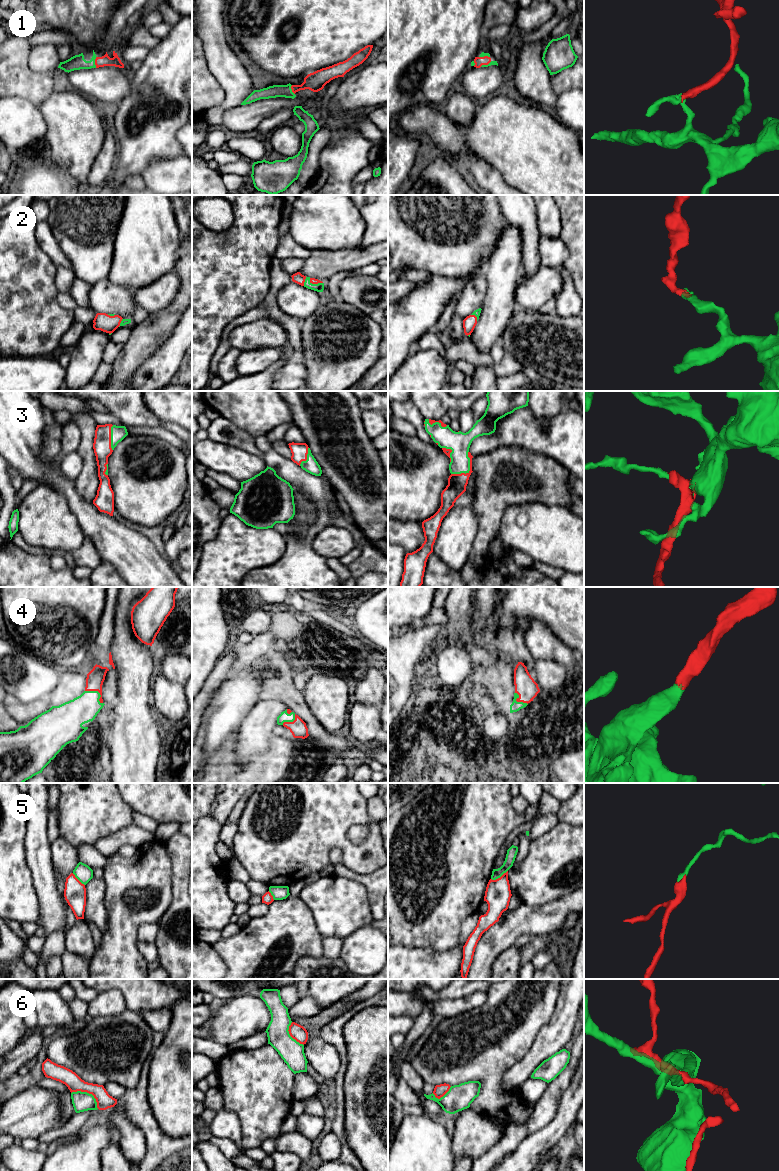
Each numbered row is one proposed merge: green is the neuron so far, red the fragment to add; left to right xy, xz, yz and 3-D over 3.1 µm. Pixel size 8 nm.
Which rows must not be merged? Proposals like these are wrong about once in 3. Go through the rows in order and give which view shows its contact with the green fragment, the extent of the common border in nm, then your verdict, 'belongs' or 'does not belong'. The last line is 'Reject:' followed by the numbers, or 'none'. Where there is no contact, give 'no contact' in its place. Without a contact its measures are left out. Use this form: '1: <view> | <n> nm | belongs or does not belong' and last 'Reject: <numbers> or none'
1: xy | 100 nm | belongs
2: xz | 80 nm | belongs
3: yz | 240 nm | belongs
4: xy | 180 nm | belongs
5: yz | 150 nm | does not belong
6: xy | 260 nm | does not belong
Reject: 5, 6

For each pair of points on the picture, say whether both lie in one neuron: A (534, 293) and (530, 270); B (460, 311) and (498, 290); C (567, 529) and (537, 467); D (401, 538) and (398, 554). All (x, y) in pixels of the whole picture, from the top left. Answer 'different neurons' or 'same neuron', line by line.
A: different neurons
B: different neurons
C: different neurons
D: different neurons

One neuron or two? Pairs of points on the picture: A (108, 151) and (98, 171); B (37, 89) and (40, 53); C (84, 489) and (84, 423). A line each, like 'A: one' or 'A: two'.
A: one
B: two
C: one

